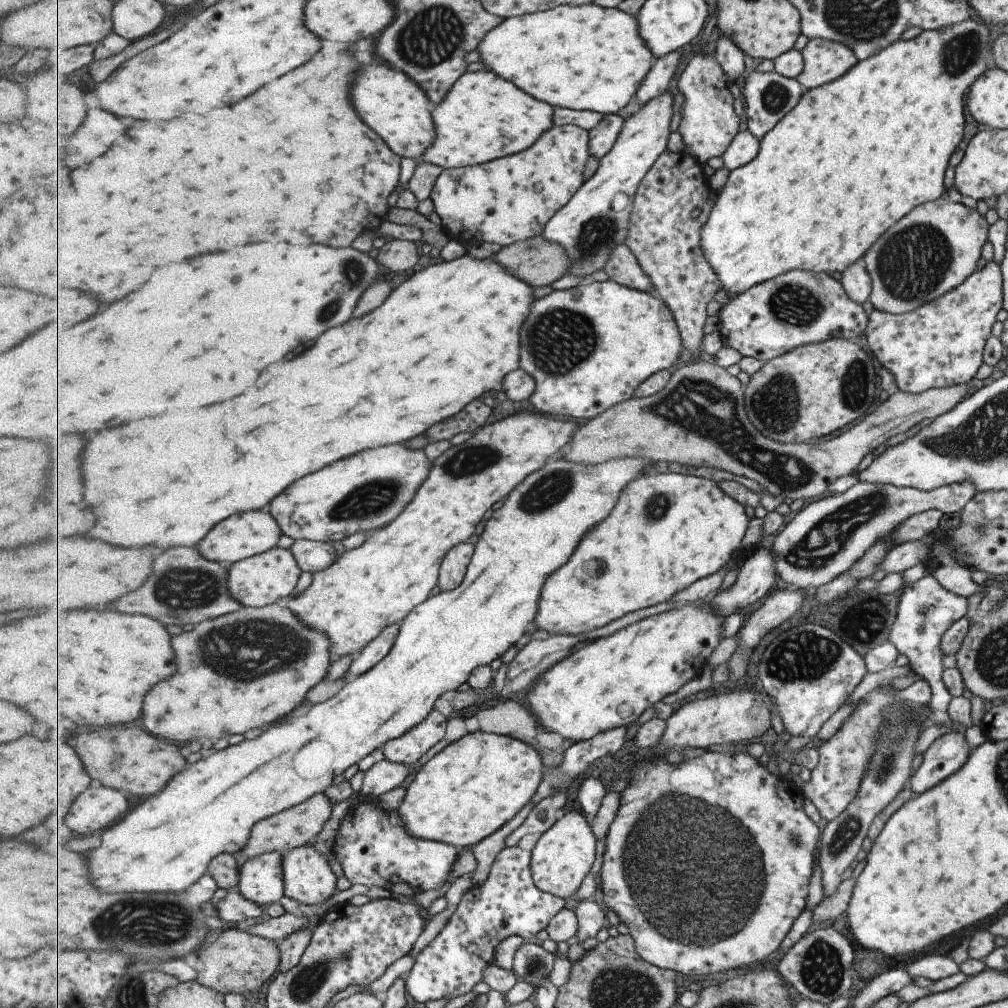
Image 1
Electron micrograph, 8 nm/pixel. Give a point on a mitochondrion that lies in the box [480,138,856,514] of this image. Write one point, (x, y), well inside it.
(698, 407)

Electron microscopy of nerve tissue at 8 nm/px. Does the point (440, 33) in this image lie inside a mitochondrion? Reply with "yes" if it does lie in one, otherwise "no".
yes

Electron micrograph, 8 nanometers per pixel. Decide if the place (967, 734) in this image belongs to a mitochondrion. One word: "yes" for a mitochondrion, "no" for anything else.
no

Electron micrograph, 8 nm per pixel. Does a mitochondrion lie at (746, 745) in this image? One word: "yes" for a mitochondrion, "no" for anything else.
no

